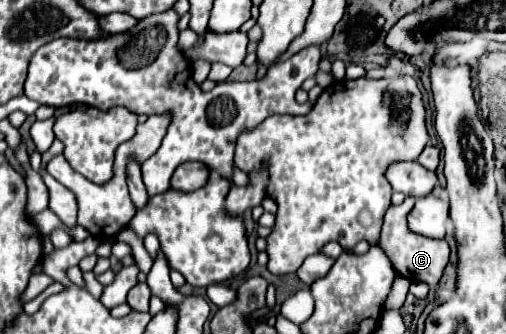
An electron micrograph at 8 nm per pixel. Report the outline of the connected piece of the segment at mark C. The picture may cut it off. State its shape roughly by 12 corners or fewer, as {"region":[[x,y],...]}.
{"region":[[415,198],[391,206],[379,244],[393,270],[435,286],[449,262],[445,240],[411,234]]}

